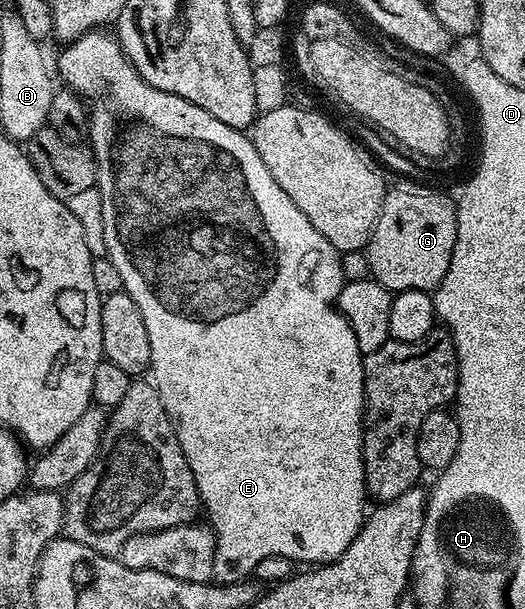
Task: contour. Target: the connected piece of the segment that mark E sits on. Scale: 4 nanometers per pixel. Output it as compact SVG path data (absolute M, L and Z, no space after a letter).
M104 30L87 32L85 36L79 36L77 40L61 47L64 49L61 50L60 57L56 60L56 66L54 62L54 68L56 72L60 71L61 78L68 83L65 85L70 86L71 91L75 92L77 96L86 98L90 105L86 140L90 145L92 157L96 160L96 187L102 194L102 230L106 230L107 257L114 262L114 266L118 266L118 274L122 274L124 291L130 298L134 298L134 302L138 302L138 310L142 310L142 322L146 322L146 335L150 337L150 362L152 363L150 380L155 384L158 394L162 398L162 406L174 426L178 446L182 446L182 454L194 474L194 482L196 489L200 492L203 511L205 513L208 511L206 520L212 533L216 536L212 580L218 584L238 584L241 580L249 579L255 573L258 562L262 562L262 558L267 556L281 556L299 563L301 560L304 563L301 565L304 566L330 564L352 545L366 519L366 507L364 508L364 500L366 501L364 487L364 356L358 350L358 342L354 342L354 330L350 330L350 322L346 322L346 318L336 307L338 294L346 283L340 265L341 253L337 252L334 246L330 246L330 242L326 242L326 238L322 238L322 234L318 234L318 230L314 230L314 226L310 226L310 218L306 218L306 214L302 214L302 210L298 210L298 206L294 206L294 202L290 202L290 194L286 194L286 190L282 190L282 186L278 186L278 182L274 182L274 174L270 174L270 170L266 170L266 162L262 162L262 158L258 158L258 150L241 129L226 126L226 122L218 122L218 118L214 118L214 114L206 114L206 110L194 106L194 102L186 102L186 98L178 98L173 92L163 92L150 87L137 74L136 67L129 62L128 55L122 50L120 41L116 39L115 35L108 33L107 36L106 33L107 31Z

